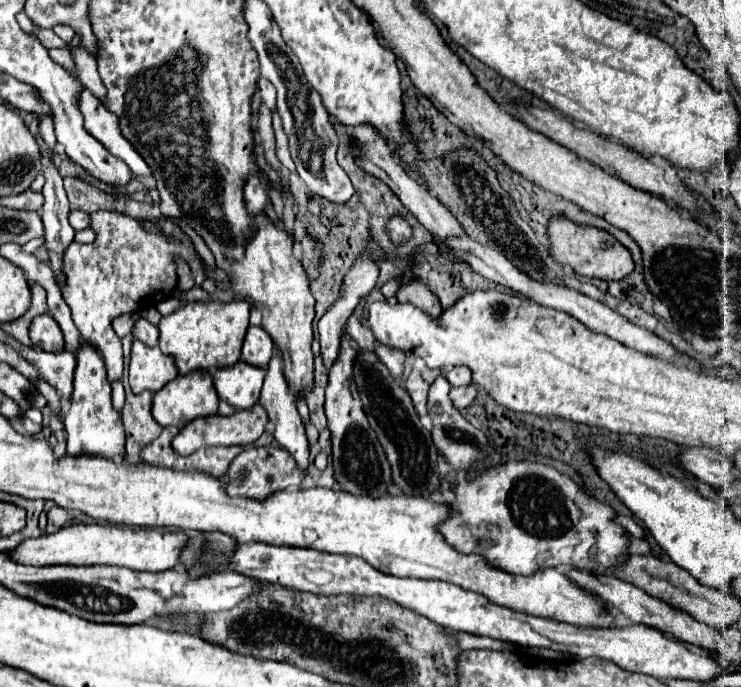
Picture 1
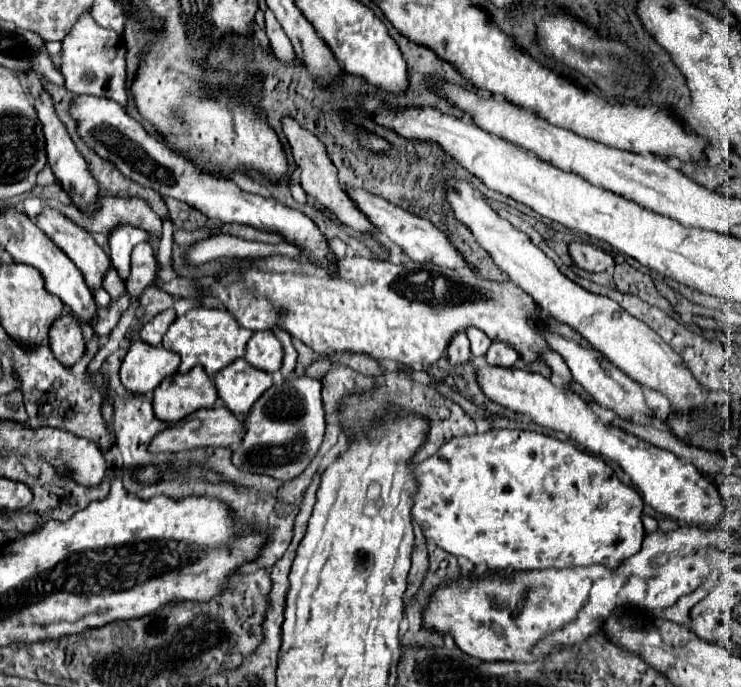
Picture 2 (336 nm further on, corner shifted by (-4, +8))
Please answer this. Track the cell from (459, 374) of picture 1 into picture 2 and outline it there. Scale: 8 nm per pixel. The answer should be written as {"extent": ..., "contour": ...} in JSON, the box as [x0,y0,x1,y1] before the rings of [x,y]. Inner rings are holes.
{"extent":[466,328,492,358],"contour":[[[468,328],[466,334],[468,334],[468,340],[470,340],[470,352],[472,352],[472,356],[476,356],[476,358],[484,356],[486,350],[490,348],[492,340],[482,330],[478,330],[478,328]]]}

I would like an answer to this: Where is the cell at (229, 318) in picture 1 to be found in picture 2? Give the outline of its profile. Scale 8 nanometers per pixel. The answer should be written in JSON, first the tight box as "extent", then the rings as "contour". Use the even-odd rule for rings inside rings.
{"extent":[164,308,254,378],"contour":[[[192,308],[186,314],[178,316],[172,326],[168,328],[166,336],[164,336],[164,346],[172,352],[176,352],[182,358],[182,364],[178,368],[178,372],[186,374],[190,372],[194,366],[202,364],[204,370],[208,372],[208,376],[212,378],[218,370],[226,368],[228,364],[232,364],[234,360],[242,358],[246,352],[246,344],[250,340],[254,332],[244,330],[234,316],[228,310],[222,308]]]}

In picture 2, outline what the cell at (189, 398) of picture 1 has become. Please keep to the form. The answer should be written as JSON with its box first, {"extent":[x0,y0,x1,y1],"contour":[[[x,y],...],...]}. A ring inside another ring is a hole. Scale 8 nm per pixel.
{"extent":[154,366,216,422],"contour":[[[194,366],[188,374],[162,380],[154,390],[154,412],[160,420],[178,422],[200,408],[212,408],[216,398],[216,386],[206,370]]]}

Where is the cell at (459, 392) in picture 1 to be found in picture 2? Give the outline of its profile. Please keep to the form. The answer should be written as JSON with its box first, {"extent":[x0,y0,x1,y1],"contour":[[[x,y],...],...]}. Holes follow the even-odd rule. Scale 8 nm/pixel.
{"extent":[486,344,518,368],"contour":[[[492,344],[486,352],[486,362],[490,366],[512,368],[516,360],[518,360],[518,354],[512,348],[506,348],[506,344]]]}

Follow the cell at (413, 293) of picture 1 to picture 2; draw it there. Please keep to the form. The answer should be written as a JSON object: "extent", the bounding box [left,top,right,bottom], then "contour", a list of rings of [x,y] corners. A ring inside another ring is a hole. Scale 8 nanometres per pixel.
{"extent":[284,118,374,238],"contour":[[[290,118],[284,120],[284,134],[288,138],[288,144],[292,146],[294,160],[298,164],[298,168],[300,168],[300,186],[304,188],[304,192],[310,194],[312,198],[316,198],[322,206],[326,206],[342,224],[354,228],[356,232],[366,234],[368,238],[372,238],[372,234],[374,234],[372,222],[360,212],[360,208],[354,204],[354,200],[350,200],[348,192],[340,186],[338,176],[336,176],[336,168],[330,162],[324,144],[318,138],[314,138],[314,134],[310,134],[304,128],[300,128],[300,124],[296,120],[290,120]]]}

